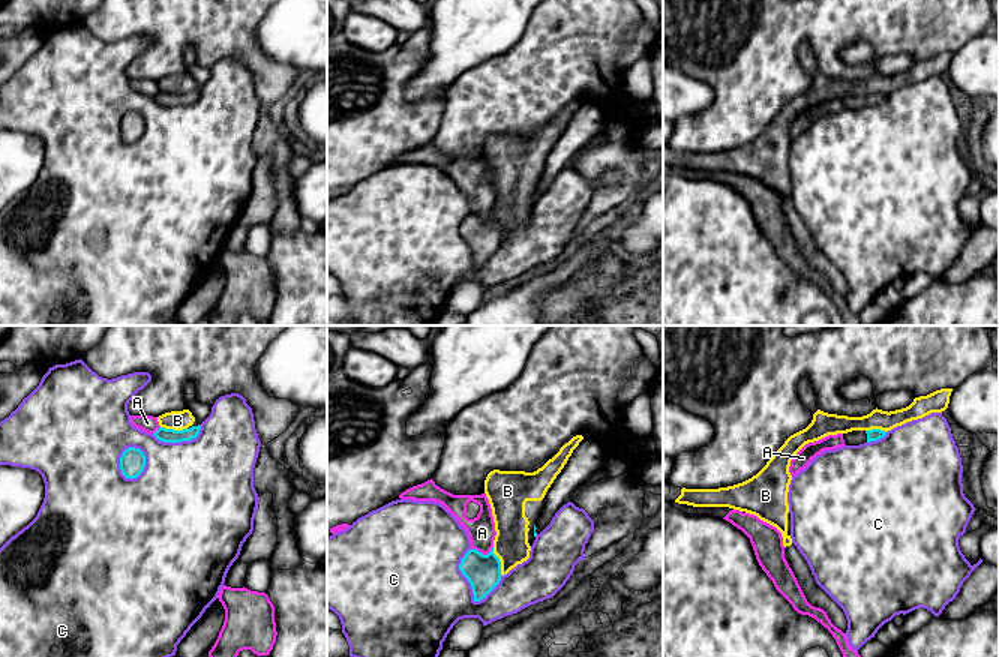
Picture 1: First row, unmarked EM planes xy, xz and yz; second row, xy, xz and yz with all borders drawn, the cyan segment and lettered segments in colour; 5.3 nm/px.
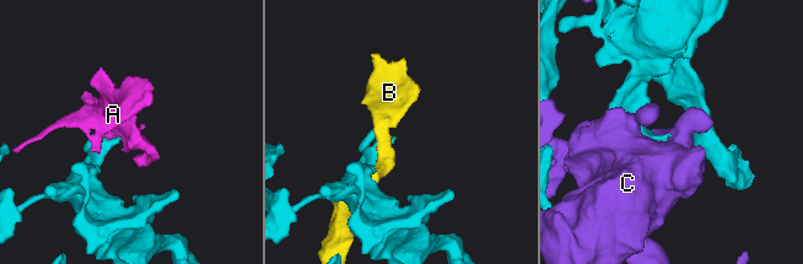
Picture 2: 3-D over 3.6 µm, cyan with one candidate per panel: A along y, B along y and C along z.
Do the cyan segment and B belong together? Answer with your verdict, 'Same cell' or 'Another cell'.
Another cell

